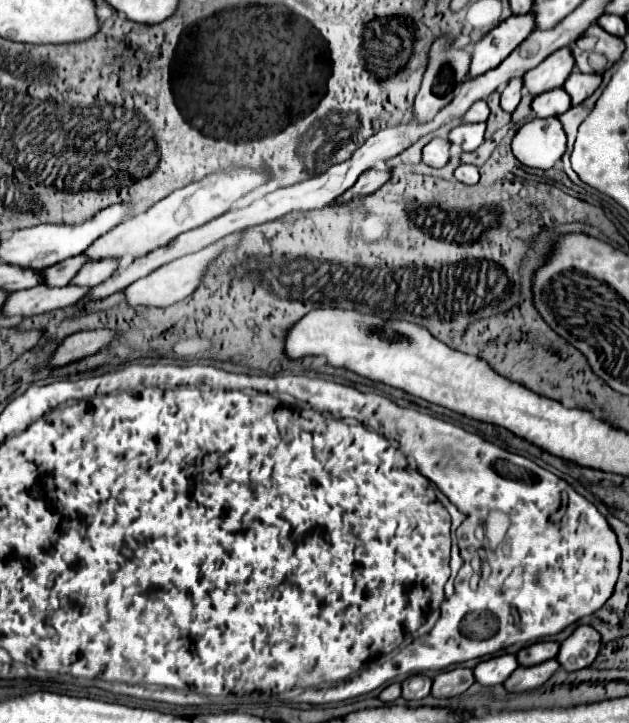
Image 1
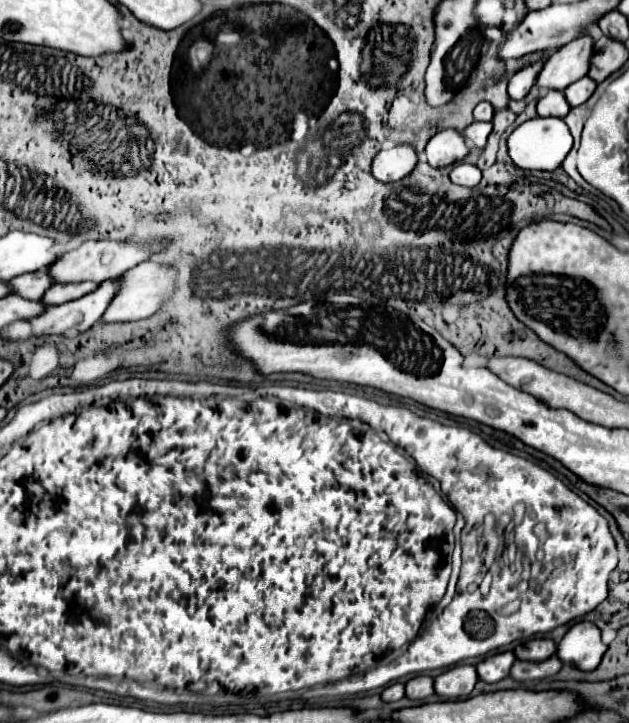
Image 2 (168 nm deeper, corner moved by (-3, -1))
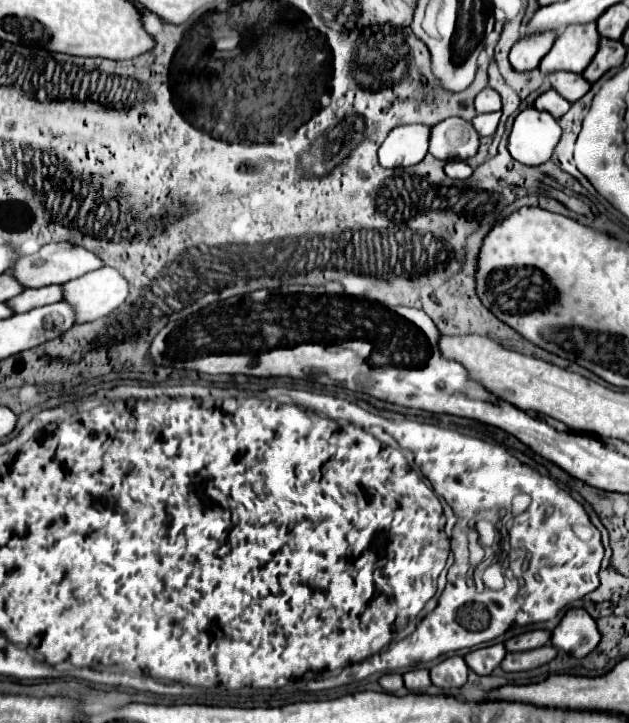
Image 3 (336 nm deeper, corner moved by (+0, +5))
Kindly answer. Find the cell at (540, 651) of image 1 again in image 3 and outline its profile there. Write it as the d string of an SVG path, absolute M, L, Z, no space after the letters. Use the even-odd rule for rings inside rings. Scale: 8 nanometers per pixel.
M535 629L535 631L525 631L517 637L511 637L505 641L505 649L507 651L529 651L529 649L537 649L543 647L545 643L549 643L551 639L551 631L545 629Z

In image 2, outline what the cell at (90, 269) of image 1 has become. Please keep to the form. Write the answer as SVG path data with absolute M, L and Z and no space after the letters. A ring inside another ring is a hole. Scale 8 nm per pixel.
M80 281L80 283L60 283L60 285L52 285L50 293L46 293L46 297L42 301L50 301L50 305L60 305L64 301L72 301L72 299L80 299L86 293L94 291L98 285L94 281Z

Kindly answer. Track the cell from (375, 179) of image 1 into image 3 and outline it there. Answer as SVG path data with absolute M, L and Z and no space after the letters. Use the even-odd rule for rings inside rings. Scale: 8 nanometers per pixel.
M403 125L395 127L379 147L379 163L383 167L409 167L427 155L429 125Z

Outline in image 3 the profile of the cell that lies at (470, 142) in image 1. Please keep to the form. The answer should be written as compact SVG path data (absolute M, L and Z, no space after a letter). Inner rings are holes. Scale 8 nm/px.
M483 113L483 115L477 115L471 123L479 135L493 135L497 131L499 117L501 113Z

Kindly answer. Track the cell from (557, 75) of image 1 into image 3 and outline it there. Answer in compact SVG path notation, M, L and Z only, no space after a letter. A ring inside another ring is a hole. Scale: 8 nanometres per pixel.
M573 23L555 39L551 51L541 59L541 73L573 71L583 73L599 47L597 23Z

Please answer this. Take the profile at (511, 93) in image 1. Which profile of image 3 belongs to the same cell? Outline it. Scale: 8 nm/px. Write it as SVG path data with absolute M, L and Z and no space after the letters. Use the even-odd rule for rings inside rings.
M541 31L541 33L533 33L533 35L519 39L513 45L511 55L509 55L513 69L517 69L517 71L535 69L539 65L539 61L547 55L555 37L557 37L557 31Z

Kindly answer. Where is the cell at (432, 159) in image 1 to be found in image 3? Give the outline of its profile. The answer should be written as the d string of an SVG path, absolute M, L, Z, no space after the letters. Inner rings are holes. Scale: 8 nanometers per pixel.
M459 117L437 123L431 131L429 153L437 159L469 159L479 149L479 133L475 127Z

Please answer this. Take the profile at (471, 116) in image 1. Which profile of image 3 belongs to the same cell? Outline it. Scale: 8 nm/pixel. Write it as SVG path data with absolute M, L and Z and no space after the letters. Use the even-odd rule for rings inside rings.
M491 87L483 89L483 91L475 97L475 109L477 109L477 113L501 111L501 97L499 97L499 93L493 91Z

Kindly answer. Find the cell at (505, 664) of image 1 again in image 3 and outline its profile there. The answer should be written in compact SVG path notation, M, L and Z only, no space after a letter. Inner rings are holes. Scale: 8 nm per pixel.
M501 643L483 647L483 649L475 649L469 651L465 655L465 663L469 665L469 669L473 669L477 675L489 675L505 657L505 647Z

